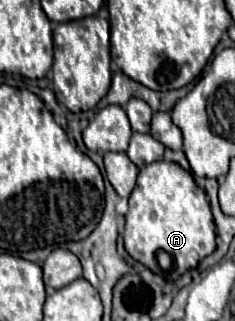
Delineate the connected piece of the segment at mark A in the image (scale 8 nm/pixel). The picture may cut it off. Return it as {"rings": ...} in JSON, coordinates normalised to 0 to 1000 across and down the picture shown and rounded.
{"rings":[[[660,502],[591,533],[583,576],[549,614],[549,657],[532,670],[532,720],[523,720],[532,776],[574,813],[609,819],[626,838],[685,857],[711,875],[753,875],[779,850],[830,838],[855,807],[872,807],[915,782],[915,738],[923,738],[915,695],[881,607],[821,564],[821,545],[804,533],[728,502]]]}

